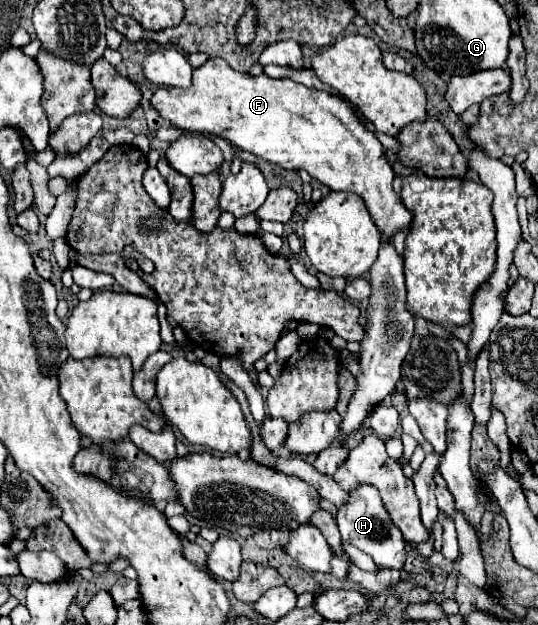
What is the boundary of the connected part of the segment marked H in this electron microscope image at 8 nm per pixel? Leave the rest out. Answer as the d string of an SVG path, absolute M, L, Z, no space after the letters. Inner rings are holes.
M357 485L353 493L349 493L349 499L345 501L345 505L337 509L337 525L339 525L343 541L371 555L379 567L403 569L405 539L401 535L401 529L397 529L393 521L389 521L389 513L385 513L381 495L377 493L377 489L373 489L373 485Z

